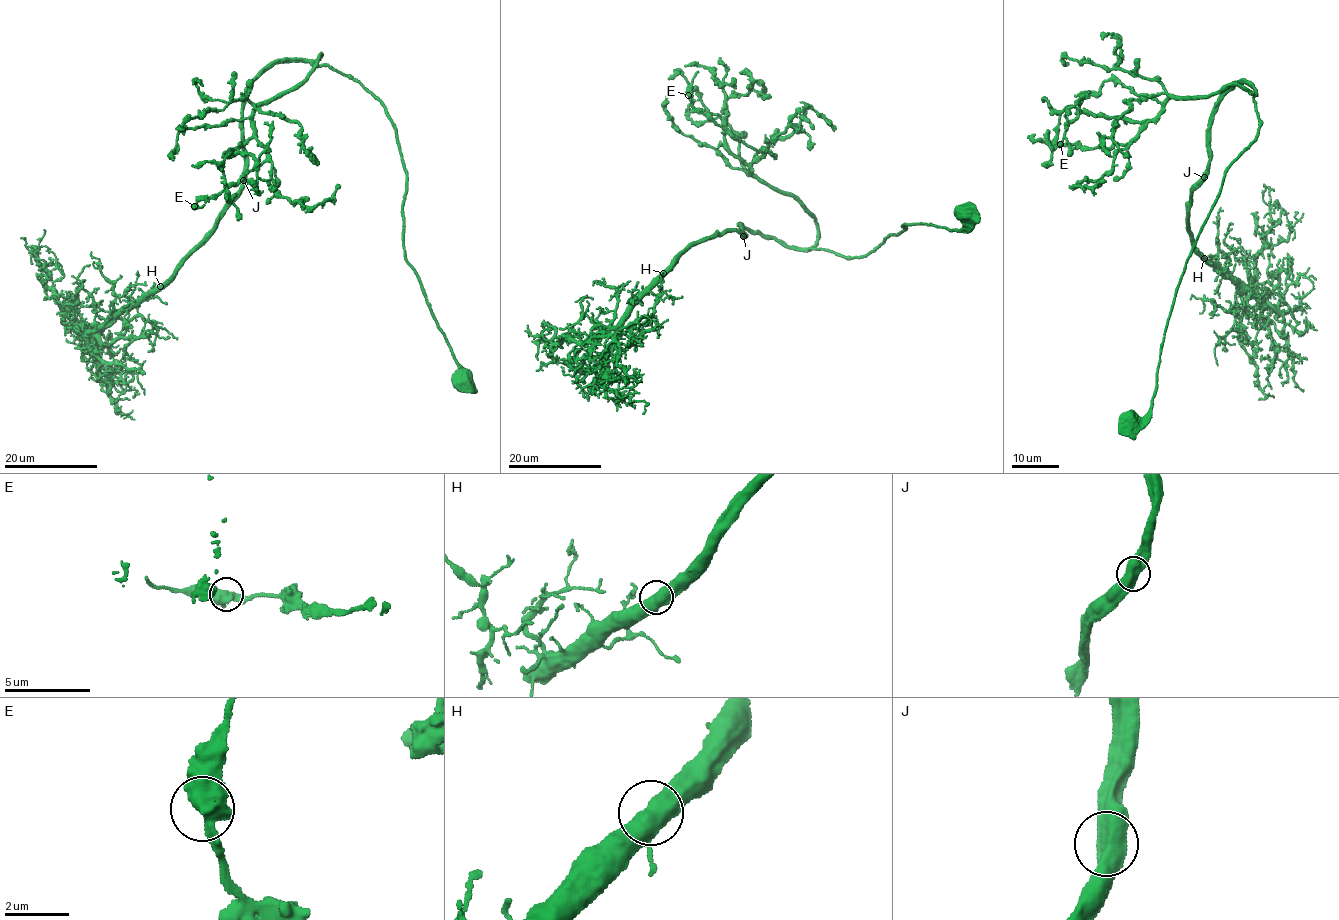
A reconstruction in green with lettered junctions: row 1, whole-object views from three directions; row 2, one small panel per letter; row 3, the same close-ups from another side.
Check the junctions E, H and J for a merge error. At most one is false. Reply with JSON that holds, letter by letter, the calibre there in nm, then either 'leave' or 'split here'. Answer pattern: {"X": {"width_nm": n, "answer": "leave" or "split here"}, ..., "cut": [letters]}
{"E": {"width_nm": 650, "answer": "leave"}, "H": {"width_nm": 550, "answer": "leave"}, "J": {"width_nm": 600, "answer": "leave"}, "cut": []}

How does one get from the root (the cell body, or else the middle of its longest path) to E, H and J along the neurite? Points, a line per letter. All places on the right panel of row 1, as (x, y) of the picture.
E: (1129, 424), (1151, 406), (1186, 261), (1258, 114), (1253, 95), (1226, 85), (1172, 98), (1126, 144), (1060, 144)
H: (1129, 424), (1151, 406), (1224, 174), (1258, 132), (1242, 81), (1218, 104), (1192, 190), (1204, 258)
J: (1129, 424), (1151, 406), (1176, 287), (1224, 174), (1258, 132), (1255, 88), (1244, 81), (1213, 115), (1204, 176)

